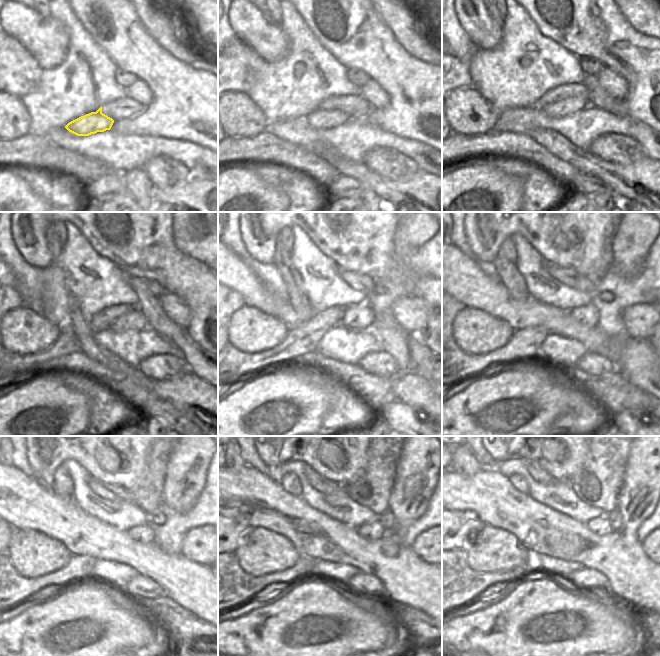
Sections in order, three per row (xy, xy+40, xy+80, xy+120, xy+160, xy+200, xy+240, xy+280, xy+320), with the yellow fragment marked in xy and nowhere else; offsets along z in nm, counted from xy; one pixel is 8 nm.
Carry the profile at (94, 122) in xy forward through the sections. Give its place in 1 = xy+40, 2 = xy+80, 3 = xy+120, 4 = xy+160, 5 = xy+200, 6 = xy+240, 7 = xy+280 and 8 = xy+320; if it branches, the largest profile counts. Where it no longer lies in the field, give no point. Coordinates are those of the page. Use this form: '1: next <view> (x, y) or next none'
1: next xy+40 (328, 111)
2: next xy+80 (567, 106)
3: next xy+120 (135, 320)
4: next xy+160 (361, 316)
5: next xy+200 (589, 315)
6: next xy+240 (144, 533)
7: next xy+280 (374, 530)
8: next xy+320 (601, 526)

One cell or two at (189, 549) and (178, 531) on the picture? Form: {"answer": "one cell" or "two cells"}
{"answer": "two cells"}

